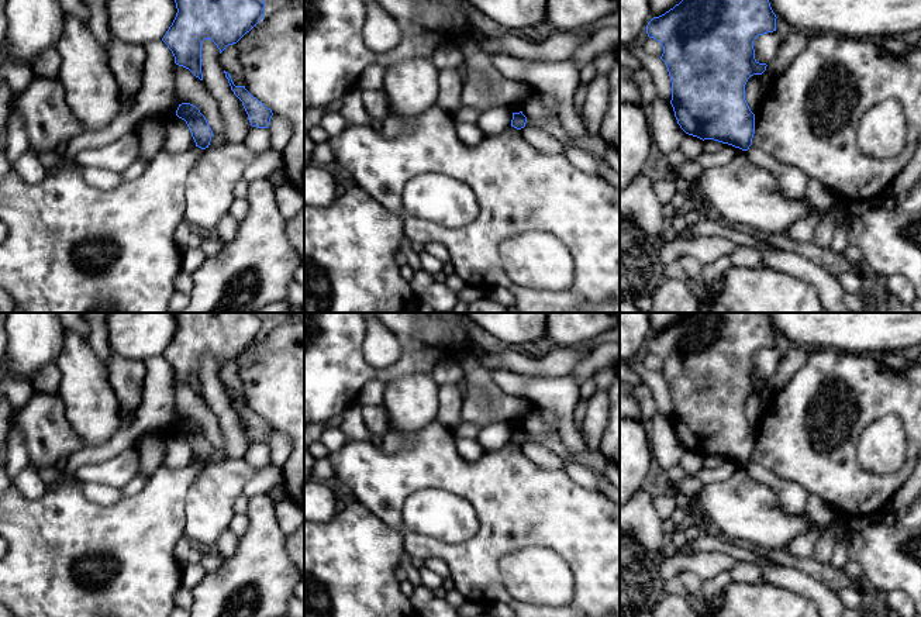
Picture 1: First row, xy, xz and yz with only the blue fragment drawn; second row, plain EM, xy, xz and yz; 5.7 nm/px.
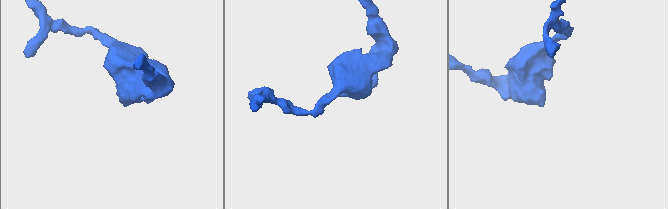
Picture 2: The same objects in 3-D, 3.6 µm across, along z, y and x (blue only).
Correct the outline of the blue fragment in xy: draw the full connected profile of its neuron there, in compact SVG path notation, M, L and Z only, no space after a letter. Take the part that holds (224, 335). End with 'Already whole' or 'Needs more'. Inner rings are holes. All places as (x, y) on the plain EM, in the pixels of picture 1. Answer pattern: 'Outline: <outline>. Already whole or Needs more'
Outline: M173 313L176 318L176 332L163 351L162 356L175 372L175 379L189 385L196 393L203 396L201 389L201 359L211 355L220 369L232 359L237 359L249 348L265 331L263 313Z. Already whole

